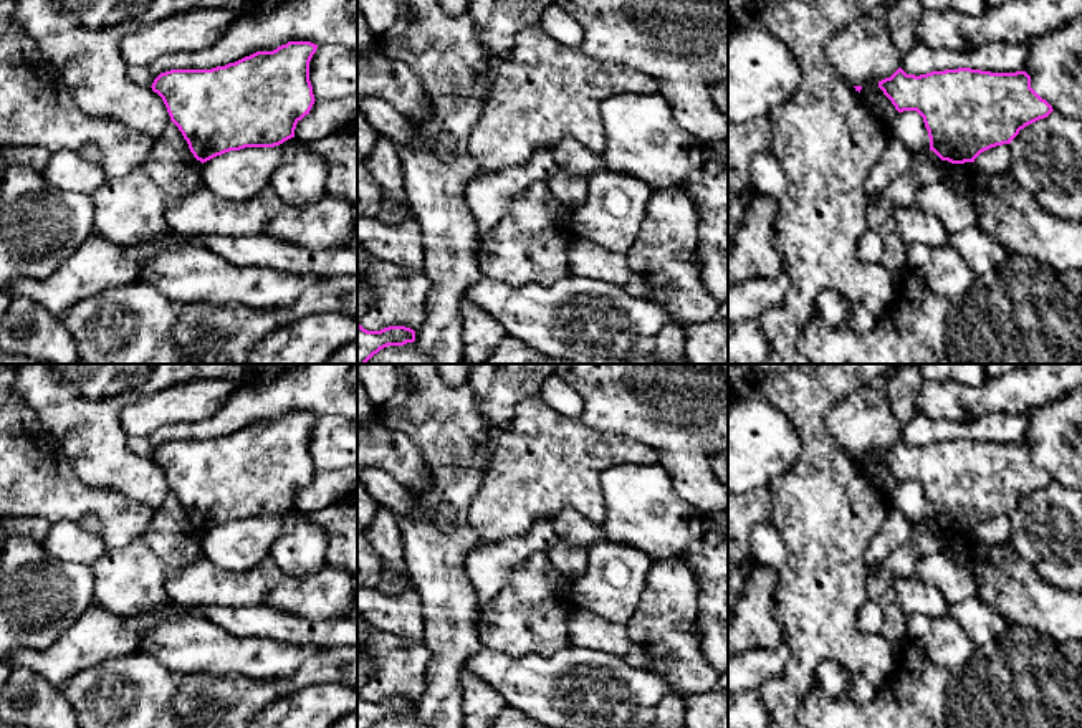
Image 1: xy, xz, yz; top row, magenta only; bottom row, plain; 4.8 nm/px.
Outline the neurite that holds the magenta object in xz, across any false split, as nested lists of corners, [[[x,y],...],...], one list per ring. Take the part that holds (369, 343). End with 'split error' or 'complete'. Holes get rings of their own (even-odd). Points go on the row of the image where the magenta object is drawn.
[[[357,323],[357,364],[366,364],[387,346],[404,346],[415,341],[415,331],[405,326],[389,326],[381,331],[367,331]]] | complete

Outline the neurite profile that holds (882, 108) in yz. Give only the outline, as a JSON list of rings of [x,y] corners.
[[[864,96],[865,106],[885,122],[892,122],[897,116],[897,109],[887,96]]]

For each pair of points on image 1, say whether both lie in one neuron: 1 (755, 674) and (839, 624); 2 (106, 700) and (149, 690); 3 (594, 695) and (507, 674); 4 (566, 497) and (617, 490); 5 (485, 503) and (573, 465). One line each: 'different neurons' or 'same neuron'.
1: different neurons
2: same neuron
3: same neuron
4: different neurons
5: same neuron

